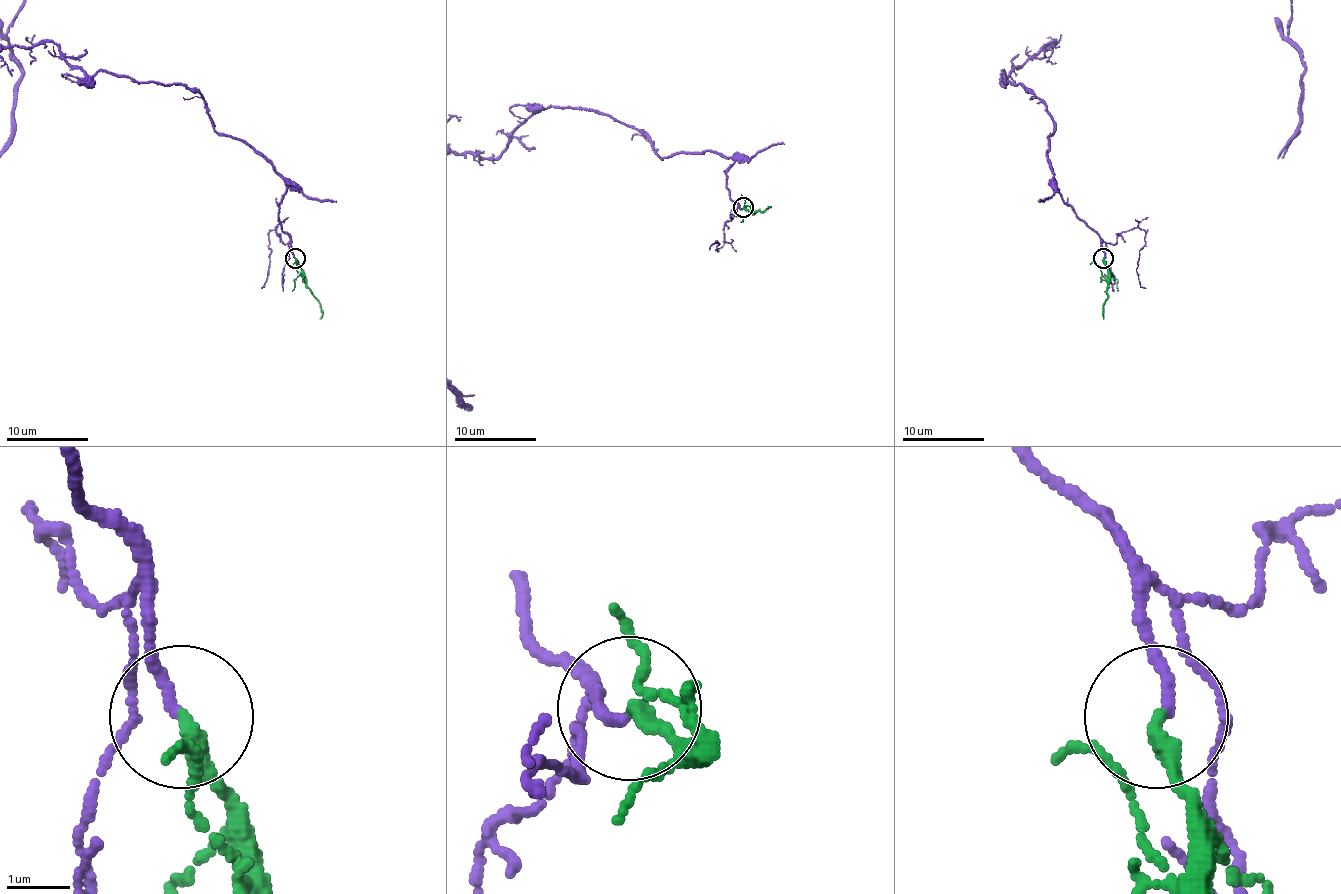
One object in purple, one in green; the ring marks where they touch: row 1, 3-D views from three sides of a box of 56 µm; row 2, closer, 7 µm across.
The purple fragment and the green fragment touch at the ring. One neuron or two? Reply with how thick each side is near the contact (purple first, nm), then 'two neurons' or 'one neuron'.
calibres 160 and 280 nm; one neuron

